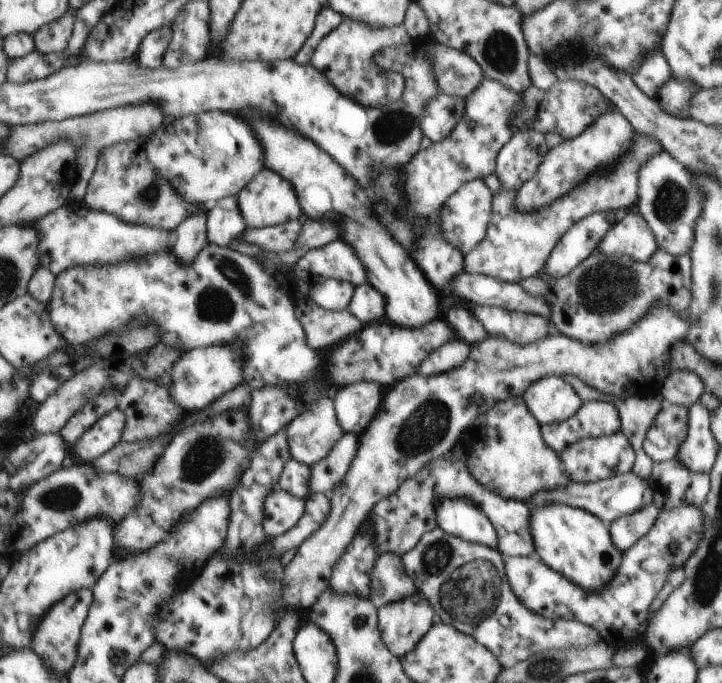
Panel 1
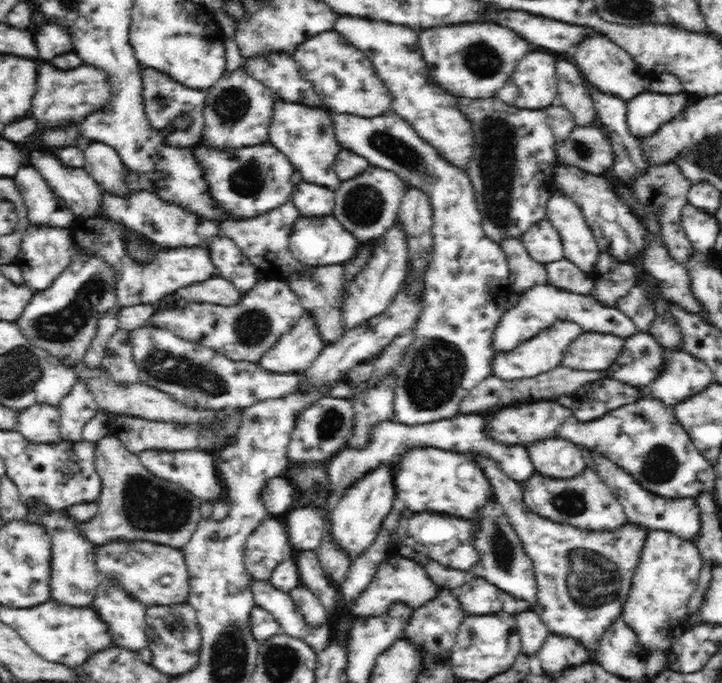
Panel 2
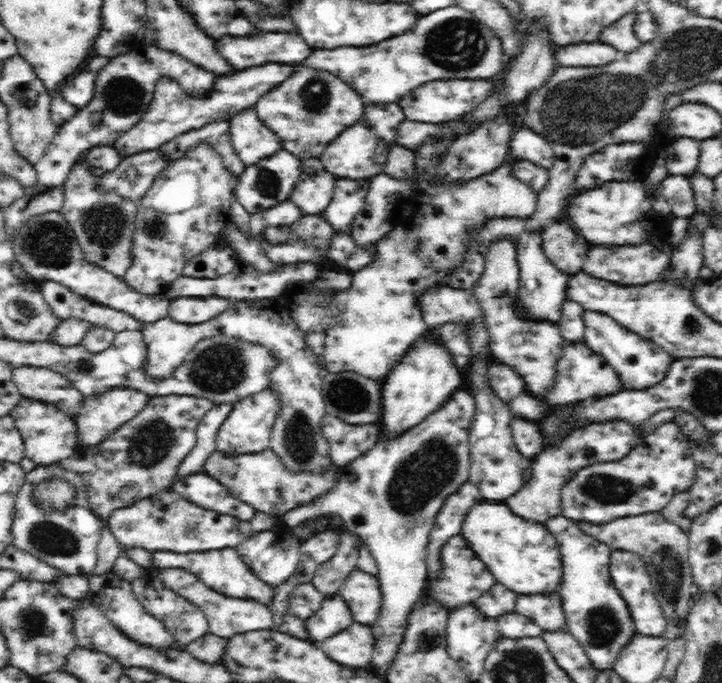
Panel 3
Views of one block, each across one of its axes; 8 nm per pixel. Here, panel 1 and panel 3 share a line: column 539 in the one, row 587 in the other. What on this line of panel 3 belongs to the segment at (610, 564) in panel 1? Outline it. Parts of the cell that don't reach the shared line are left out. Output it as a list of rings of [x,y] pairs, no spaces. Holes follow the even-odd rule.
[[[483,499],[470,512],[462,524],[462,536],[474,550],[478,558],[486,564],[494,575],[497,583],[503,584],[508,590],[519,596],[536,596],[539,593],[557,594],[558,586],[562,584],[562,555],[558,550],[556,539],[550,534],[544,524],[529,521],[516,516],[502,502],[492,502]]]

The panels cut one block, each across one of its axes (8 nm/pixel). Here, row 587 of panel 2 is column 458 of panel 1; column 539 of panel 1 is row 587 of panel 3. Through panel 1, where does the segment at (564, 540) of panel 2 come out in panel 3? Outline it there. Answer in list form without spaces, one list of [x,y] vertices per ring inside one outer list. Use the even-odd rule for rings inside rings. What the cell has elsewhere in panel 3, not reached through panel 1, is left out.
[[[621,549],[611,551],[611,579],[614,581],[616,589],[620,591],[623,600],[627,603],[631,618],[634,619],[637,634],[664,637],[667,626],[666,615],[664,615],[661,602],[657,600],[656,595],[653,593],[653,580],[649,575],[648,566],[637,553],[624,552]]]

